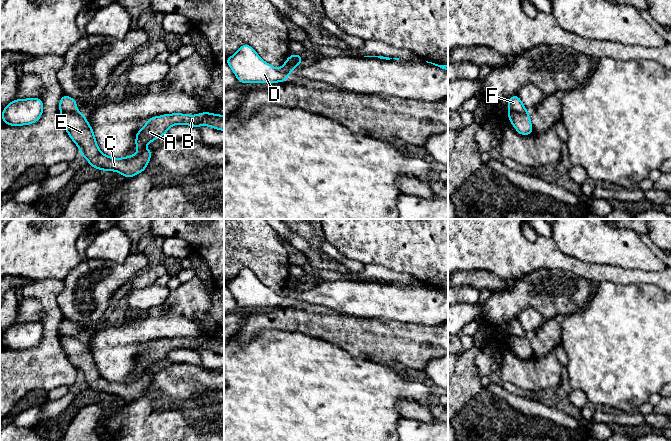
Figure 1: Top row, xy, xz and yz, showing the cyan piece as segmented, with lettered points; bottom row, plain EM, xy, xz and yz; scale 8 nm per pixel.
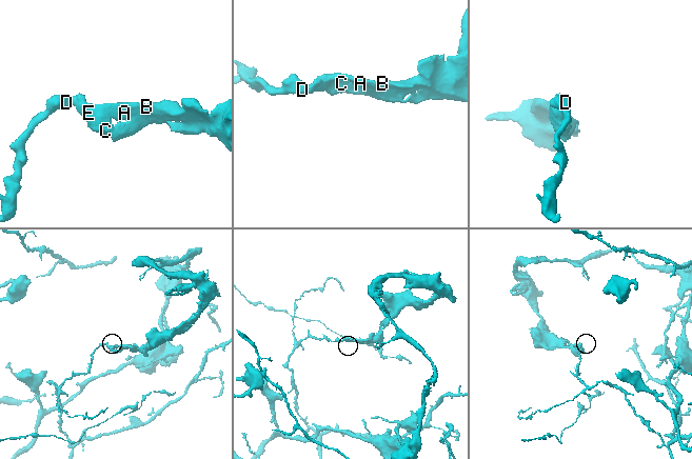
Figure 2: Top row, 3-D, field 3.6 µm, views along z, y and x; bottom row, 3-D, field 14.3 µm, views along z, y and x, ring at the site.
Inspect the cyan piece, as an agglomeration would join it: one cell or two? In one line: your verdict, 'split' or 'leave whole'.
split

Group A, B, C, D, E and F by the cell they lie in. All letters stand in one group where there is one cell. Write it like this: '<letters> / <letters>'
A B C E / D F

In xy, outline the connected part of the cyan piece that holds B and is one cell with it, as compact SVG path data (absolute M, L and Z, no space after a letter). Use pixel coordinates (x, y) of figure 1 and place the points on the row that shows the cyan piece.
M62 112L60 119L69 137L78 146L80 154L88 160L90 166L103 171L116 171L126 178L145 170L150 161L152 150L147 150L144 147L153 140L166 135L168 129L174 125L184 124L195 128L210 126L224 131L224 115L203 112L197 115L174 113L151 117L144 127L136 133L135 146L139 150L132 156L114 158L100 151L93 129L83 114Z

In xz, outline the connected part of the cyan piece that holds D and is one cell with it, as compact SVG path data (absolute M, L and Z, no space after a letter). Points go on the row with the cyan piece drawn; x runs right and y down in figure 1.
M247 44L226 59L227 64L241 83L276 83L284 82L294 70L295 64L284 63L279 69L262 60L257 52Z

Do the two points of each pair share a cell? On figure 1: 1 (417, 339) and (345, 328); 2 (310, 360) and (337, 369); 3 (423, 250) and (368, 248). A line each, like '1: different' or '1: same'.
1: same
2: same
3: same

